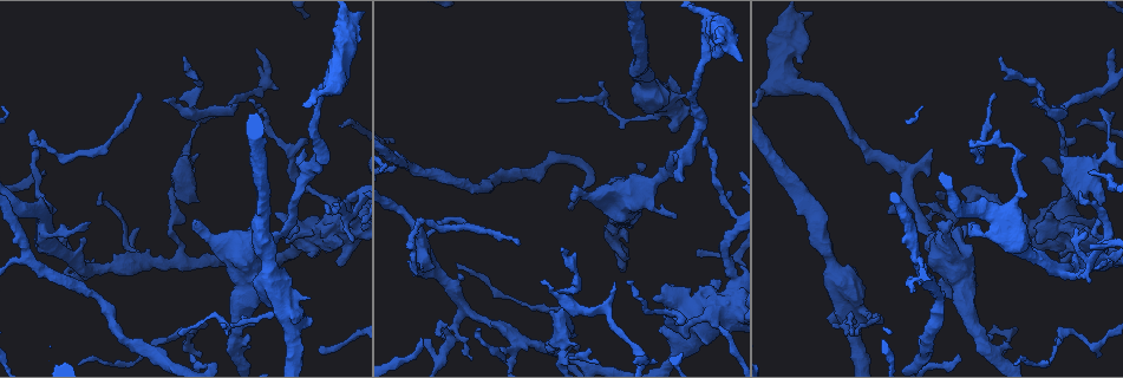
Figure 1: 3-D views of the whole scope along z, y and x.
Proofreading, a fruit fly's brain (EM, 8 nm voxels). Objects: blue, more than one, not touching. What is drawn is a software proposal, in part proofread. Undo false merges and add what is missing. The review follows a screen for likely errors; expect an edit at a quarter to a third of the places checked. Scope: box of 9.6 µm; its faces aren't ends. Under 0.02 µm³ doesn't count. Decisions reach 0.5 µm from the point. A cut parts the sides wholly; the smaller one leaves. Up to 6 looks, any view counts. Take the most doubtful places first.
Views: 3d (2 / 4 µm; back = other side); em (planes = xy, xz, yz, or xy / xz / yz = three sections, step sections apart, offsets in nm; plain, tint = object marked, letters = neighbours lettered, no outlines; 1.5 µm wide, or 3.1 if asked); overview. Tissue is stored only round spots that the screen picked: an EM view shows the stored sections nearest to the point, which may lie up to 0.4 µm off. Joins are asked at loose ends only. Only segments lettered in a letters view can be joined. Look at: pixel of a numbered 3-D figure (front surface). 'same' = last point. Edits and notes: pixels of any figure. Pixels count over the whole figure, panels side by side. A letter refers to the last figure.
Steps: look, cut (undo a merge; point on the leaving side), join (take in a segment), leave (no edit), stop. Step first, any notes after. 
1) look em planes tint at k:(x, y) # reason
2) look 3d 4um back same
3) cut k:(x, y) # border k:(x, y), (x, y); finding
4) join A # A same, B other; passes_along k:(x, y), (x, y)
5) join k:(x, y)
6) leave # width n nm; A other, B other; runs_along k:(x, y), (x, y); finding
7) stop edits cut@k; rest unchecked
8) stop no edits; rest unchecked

look em planes letters at 1:(196, 220) # an open end

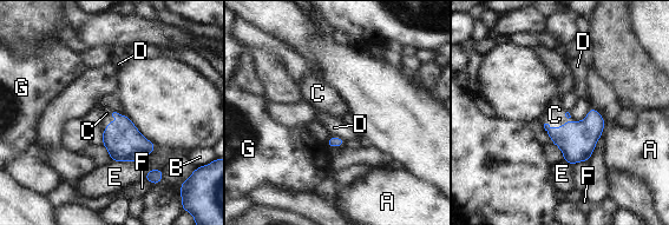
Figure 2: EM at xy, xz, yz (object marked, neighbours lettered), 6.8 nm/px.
join C # width 200 nm; A other, B other, C same, D other, E other, F other, G other; passes_along 2:(124, 143), (112, 123), (106, 113); it goes on there

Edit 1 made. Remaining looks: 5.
look em planes letters at 1:(1059, 158) # thick end

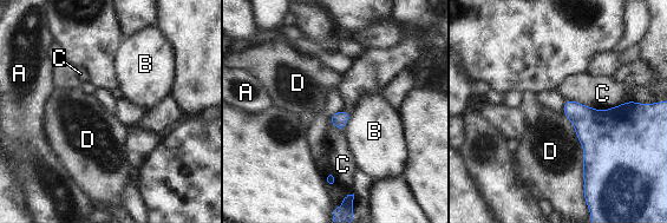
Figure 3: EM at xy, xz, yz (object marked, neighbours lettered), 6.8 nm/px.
leave # A other, B other, C other, D other; border 3:(562, 112), (582, 148), (584, 190); no lettered segment goes on from it

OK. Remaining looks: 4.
look 3d 4um at 1:(732, 193) # thin end

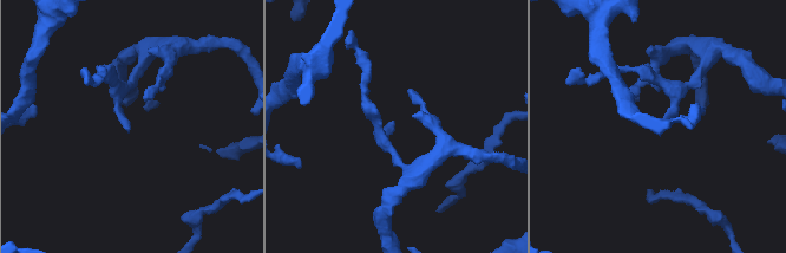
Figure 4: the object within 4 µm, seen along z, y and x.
look em planes letters at 4:(393, 123)

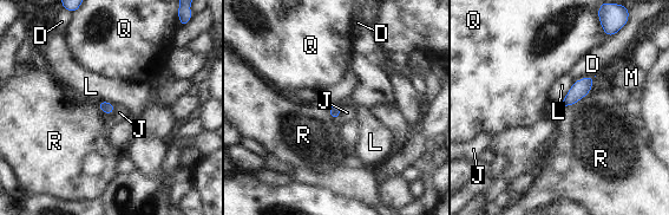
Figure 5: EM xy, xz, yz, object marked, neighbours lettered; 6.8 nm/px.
leave # D other, J other, L other, M other, Q other, R other; border 5:(339, 104), (340, 118); no lettered segment goes on from it

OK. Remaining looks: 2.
stop edits join@2; rest unchecked

